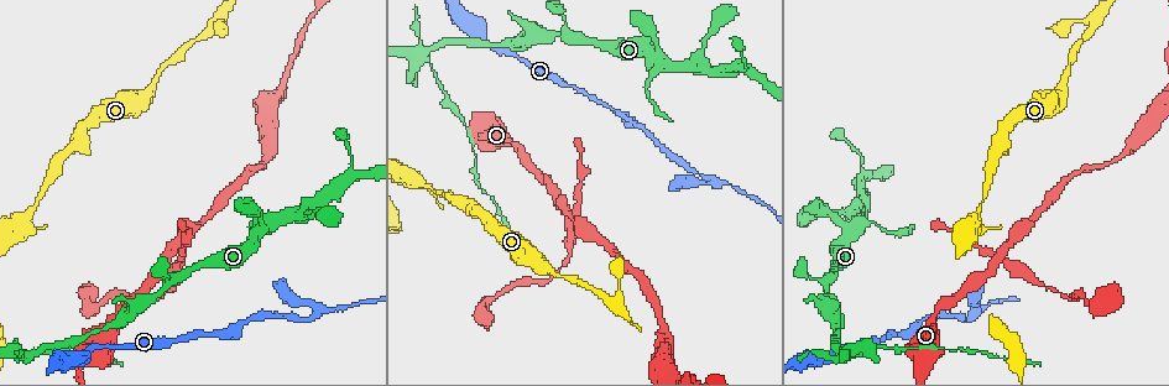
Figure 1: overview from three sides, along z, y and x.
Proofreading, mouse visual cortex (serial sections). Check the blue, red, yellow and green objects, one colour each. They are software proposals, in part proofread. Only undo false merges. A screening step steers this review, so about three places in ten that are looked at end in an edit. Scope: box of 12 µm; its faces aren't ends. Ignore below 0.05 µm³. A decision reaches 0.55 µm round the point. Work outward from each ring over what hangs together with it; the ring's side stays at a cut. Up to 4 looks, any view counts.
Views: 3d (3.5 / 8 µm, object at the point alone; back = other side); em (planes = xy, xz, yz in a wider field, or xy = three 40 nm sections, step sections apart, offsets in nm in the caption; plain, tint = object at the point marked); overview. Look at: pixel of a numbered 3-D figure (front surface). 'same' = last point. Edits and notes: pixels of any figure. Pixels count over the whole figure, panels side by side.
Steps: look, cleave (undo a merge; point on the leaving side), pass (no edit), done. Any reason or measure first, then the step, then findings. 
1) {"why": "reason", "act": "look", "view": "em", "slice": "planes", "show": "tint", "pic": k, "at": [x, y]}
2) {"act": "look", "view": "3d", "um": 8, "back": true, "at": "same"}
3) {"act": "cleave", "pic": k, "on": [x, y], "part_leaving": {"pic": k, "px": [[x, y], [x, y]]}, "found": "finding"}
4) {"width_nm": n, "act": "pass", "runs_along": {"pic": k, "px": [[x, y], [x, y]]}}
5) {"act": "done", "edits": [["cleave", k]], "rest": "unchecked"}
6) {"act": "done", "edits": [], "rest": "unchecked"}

{"why": "thin arm on a thick one", "act": "look", "view": "3d", "um": 3.5, "pic": 1, "at": [34, 358]}

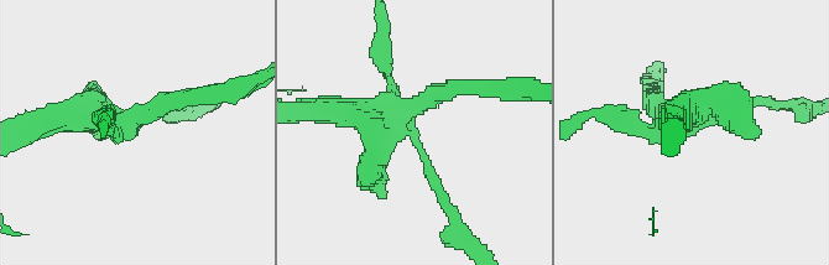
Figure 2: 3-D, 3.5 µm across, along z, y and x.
{"why": "now the EM", "act": "look", "view": "em", "slice": "xy", "step": 1, "show": "tint", "pic": 2, "at": [136, 121]}

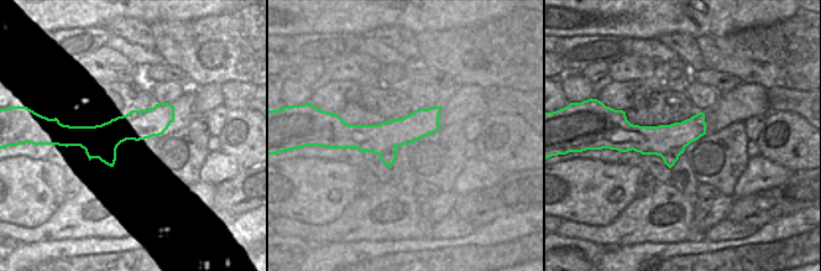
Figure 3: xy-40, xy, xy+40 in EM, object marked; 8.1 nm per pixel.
{"act": "cleave", "pic": 2, "on": [431, 177], "part_leaving": {"pic": 2, "px": [[416, 138], [462, 239]]}, "found": "a second cell is stuck on"}

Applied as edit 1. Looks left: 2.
{"act": "look", "view": "3d", "um": 3.5, "pic": 1, "at": [1000, 254]}

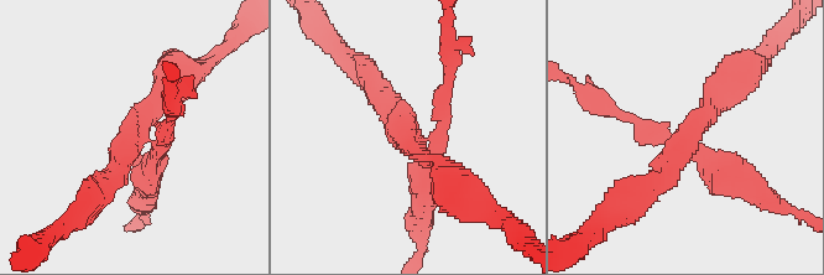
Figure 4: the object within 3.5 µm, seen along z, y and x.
{"arms": 4, "act": "cleave", "pic": 4, "on": [135, 176], "part_leaving": {"pic": 4, "px": [[152, 143], [141, 207]]}, "found": "a second cell is stuck on"}

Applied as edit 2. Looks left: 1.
{"act": "done", "edits": [["cleave", 2], ["cleave", 4]], "rest": "unchecked"}

